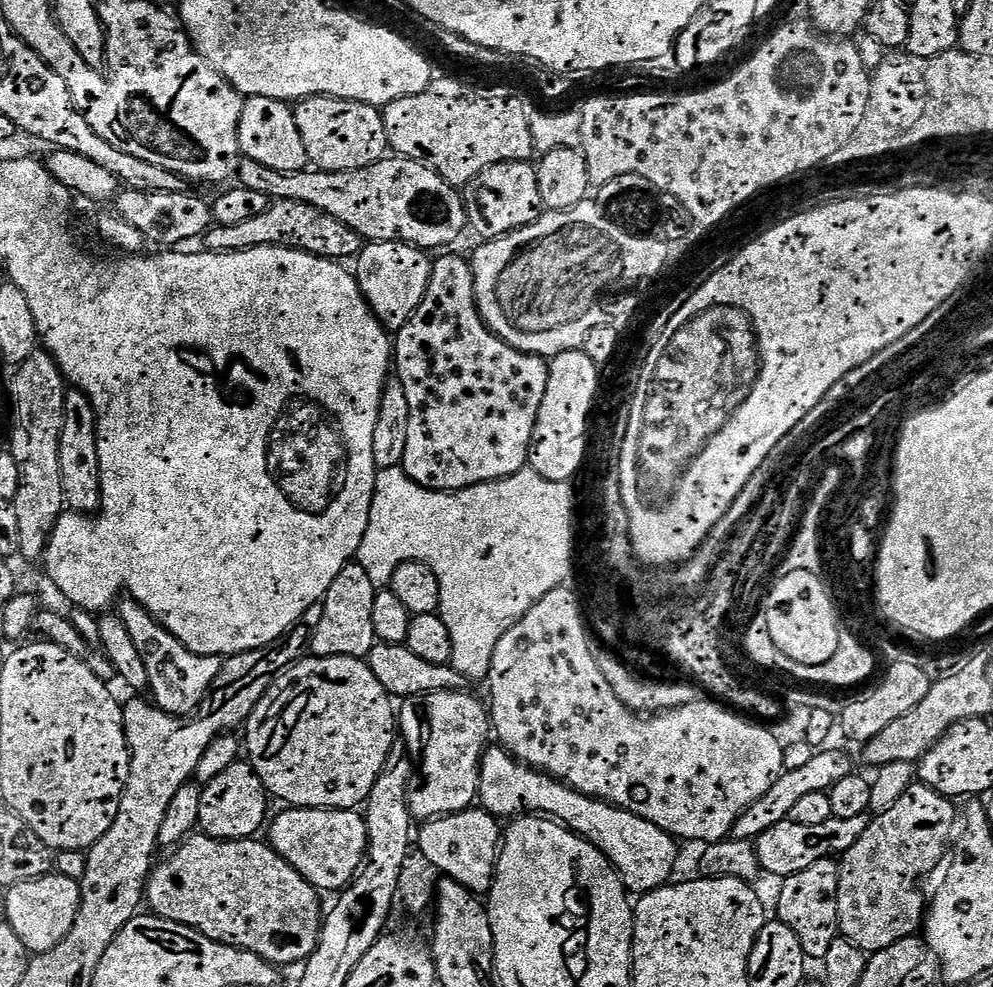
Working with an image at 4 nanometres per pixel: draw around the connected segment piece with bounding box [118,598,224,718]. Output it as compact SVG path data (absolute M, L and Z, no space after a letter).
M124 598L119 604L118 614L126 625L143 664L146 665L147 691L152 692L151 703L161 708L167 716L187 718L196 713L206 698L214 678L218 678L224 660L218 656L200 656L197 652L191 652L189 648L182 646L182 642L178 642L178 638L174 638L170 630L163 628L137 600Z

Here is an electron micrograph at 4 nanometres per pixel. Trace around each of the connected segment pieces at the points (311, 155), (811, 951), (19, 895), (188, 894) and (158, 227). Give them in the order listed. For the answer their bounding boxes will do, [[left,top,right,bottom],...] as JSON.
[[294,96,389,172],[775,859,840,962],[3,874,80,954],[146,834,322,966],[114,188,214,250]]

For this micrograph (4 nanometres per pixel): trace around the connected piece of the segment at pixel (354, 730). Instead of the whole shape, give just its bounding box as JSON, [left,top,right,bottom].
[242,656,398,810]

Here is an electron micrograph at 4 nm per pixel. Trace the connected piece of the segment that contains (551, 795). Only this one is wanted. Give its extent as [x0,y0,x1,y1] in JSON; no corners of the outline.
[479,746,677,894]

